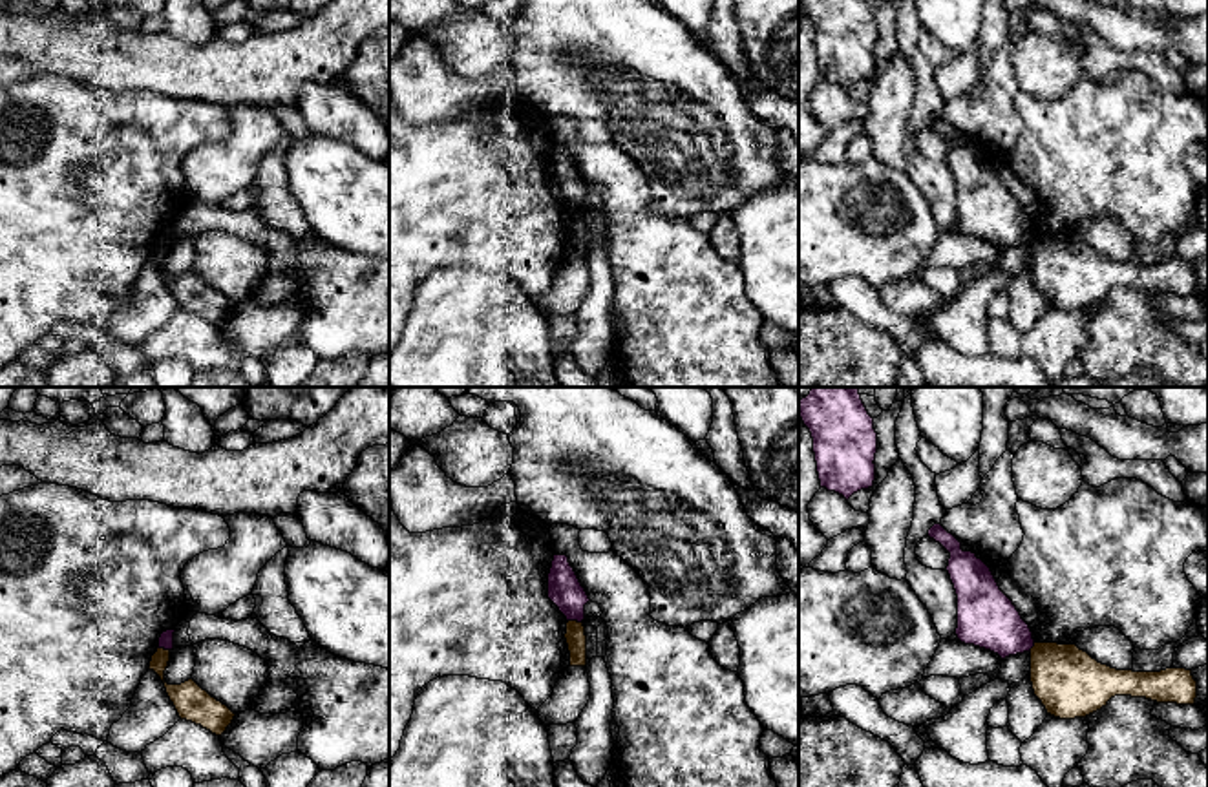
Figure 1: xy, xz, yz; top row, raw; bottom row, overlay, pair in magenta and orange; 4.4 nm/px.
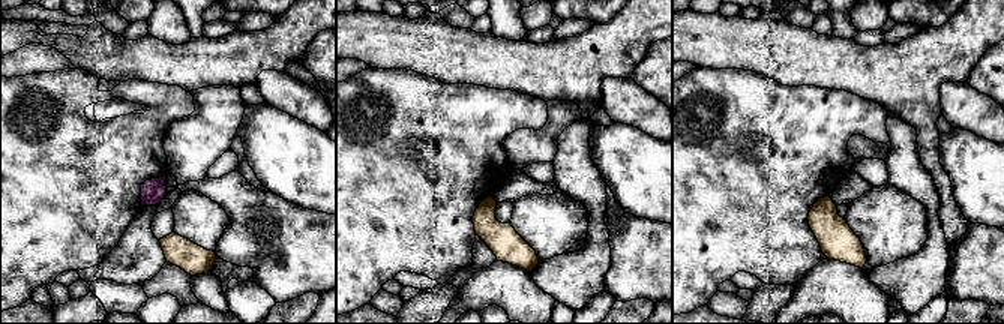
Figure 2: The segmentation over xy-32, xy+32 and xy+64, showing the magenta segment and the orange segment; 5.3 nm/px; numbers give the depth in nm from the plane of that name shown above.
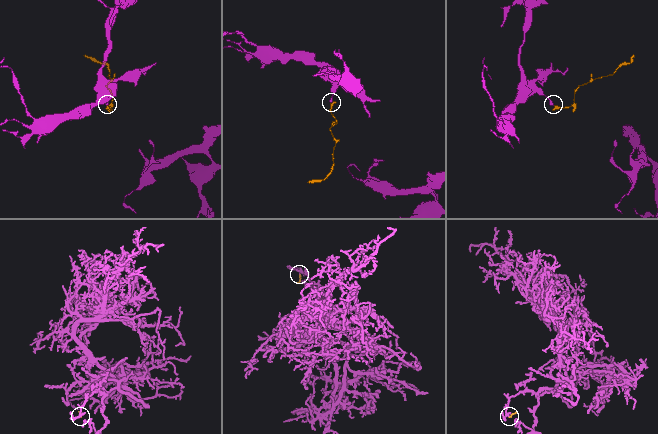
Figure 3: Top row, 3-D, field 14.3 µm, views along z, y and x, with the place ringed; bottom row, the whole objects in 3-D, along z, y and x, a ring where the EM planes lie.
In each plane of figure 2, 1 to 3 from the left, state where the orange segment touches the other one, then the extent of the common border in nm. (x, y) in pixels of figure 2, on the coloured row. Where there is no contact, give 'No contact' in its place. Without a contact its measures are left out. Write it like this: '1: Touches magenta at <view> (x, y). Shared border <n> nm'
1: No contact
2: No contact
3: No contact

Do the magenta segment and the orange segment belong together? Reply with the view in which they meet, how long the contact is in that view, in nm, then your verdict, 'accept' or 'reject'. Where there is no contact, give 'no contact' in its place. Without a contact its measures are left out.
xy | 60 nm | reject

